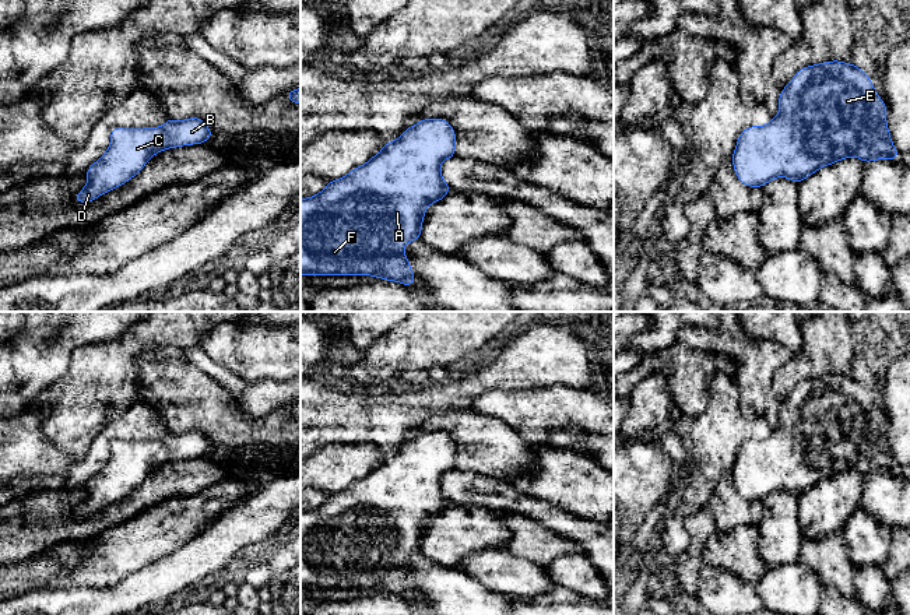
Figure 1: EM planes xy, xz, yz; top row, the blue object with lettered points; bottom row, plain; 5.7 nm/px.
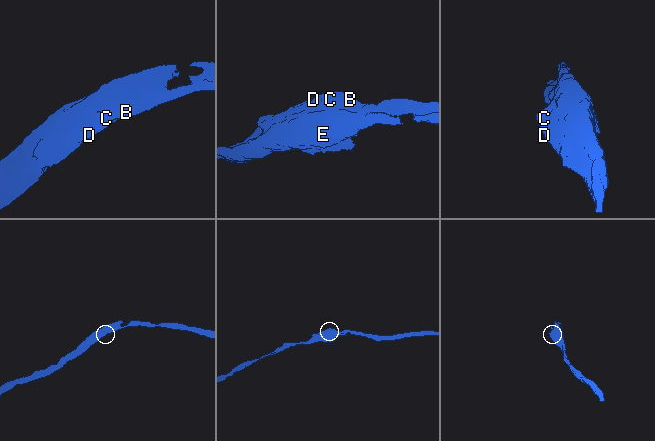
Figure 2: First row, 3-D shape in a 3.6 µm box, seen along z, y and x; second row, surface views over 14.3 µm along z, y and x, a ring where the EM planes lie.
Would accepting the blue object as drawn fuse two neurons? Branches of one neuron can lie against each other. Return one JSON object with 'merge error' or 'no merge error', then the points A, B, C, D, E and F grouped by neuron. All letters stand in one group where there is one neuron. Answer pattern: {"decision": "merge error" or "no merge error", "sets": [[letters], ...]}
{"decision": "no merge error", "sets": [["A", "B", "C", "D", "E", "F"]]}

